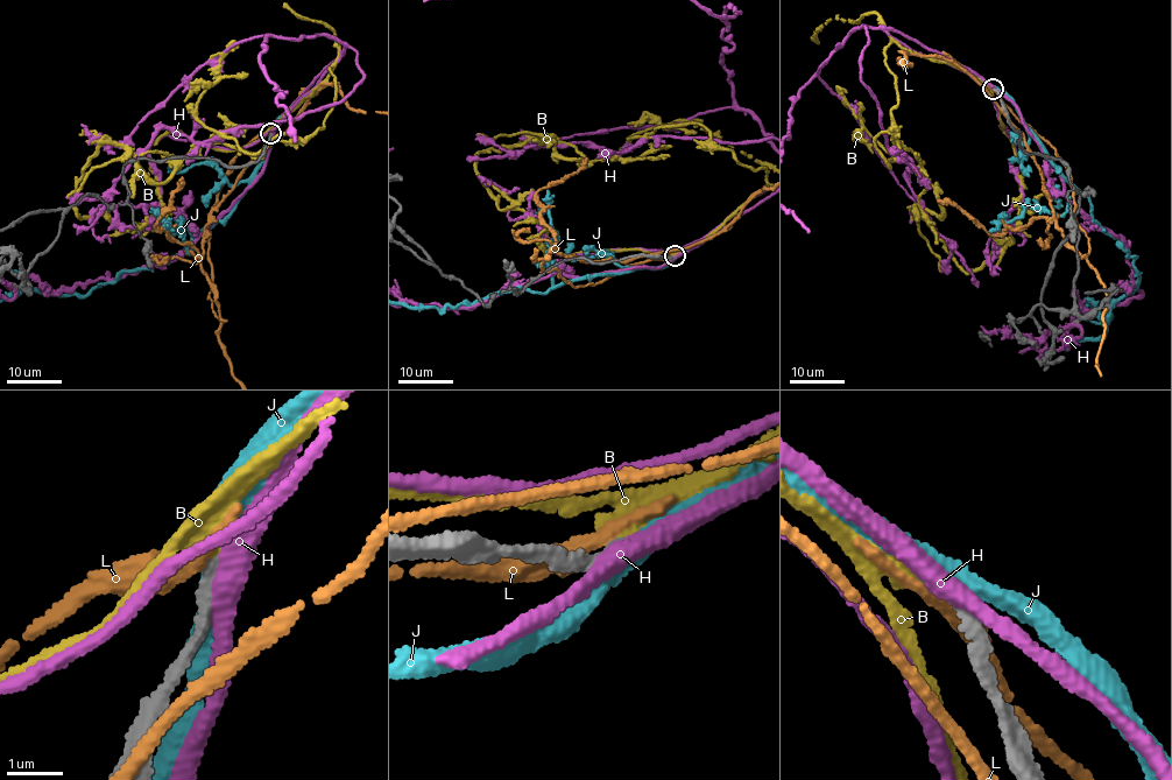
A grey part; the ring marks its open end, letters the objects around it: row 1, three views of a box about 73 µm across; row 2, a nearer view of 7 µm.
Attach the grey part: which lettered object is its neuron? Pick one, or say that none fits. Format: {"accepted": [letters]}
{"accepted": ["B"]}

